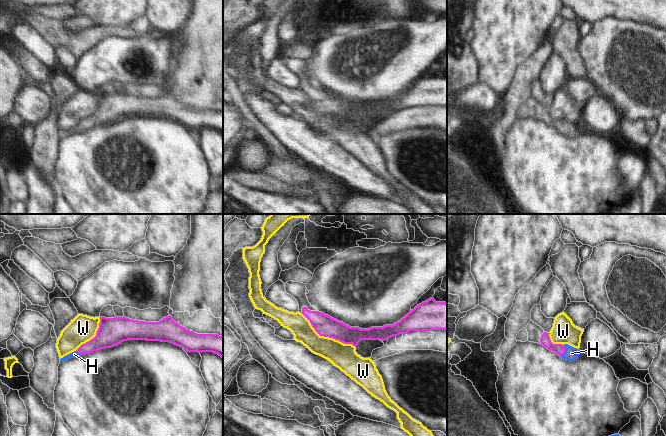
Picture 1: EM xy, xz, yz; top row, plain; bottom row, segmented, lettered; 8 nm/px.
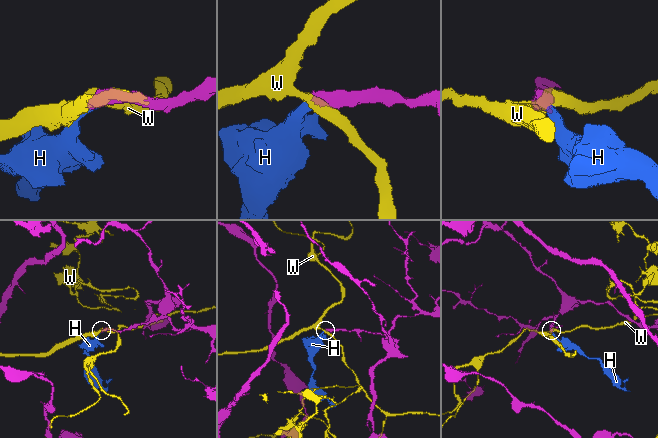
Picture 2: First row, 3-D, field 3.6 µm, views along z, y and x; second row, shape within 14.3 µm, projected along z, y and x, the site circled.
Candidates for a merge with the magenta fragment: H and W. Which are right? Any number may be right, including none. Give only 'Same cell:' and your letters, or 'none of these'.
Same cell: H

